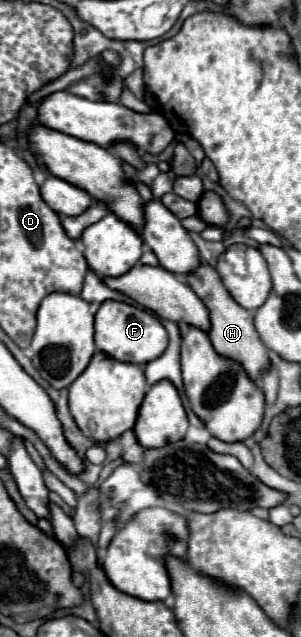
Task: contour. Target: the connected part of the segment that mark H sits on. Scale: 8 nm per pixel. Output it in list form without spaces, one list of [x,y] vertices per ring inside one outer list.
[[[202,264],[198,270],[190,272],[186,276],[186,284],[196,292],[196,296],[206,304],[206,308],[210,310],[210,322],[212,328],[208,332],[214,350],[222,356],[222,358],[230,358],[234,362],[238,362],[250,380],[256,380],[260,374],[264,374],[270,368],[270,352],[268,348],[262,344],[256,328],[254,328],[254,320],[252,320],[252,312],[244,310],[240,304],[234,302],[234,298],[228,294],[228,290],[224,292],[224,284],[218,276],[218,272],[214,268],[210,268],[208,264]]]

